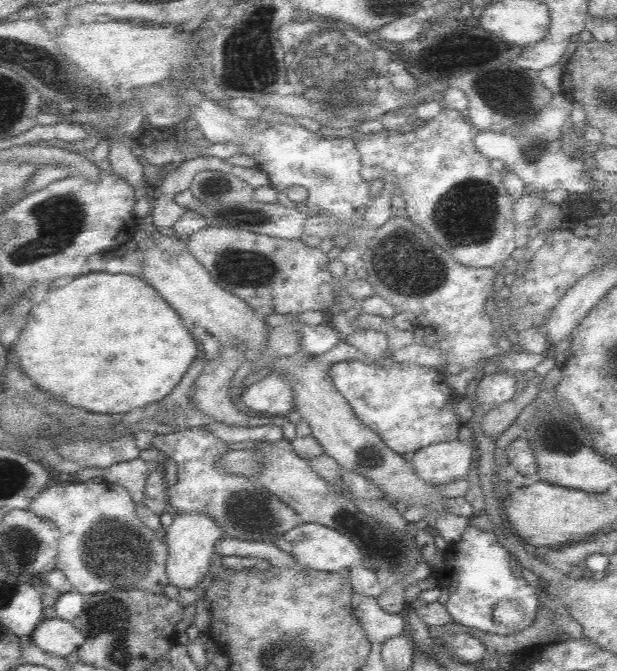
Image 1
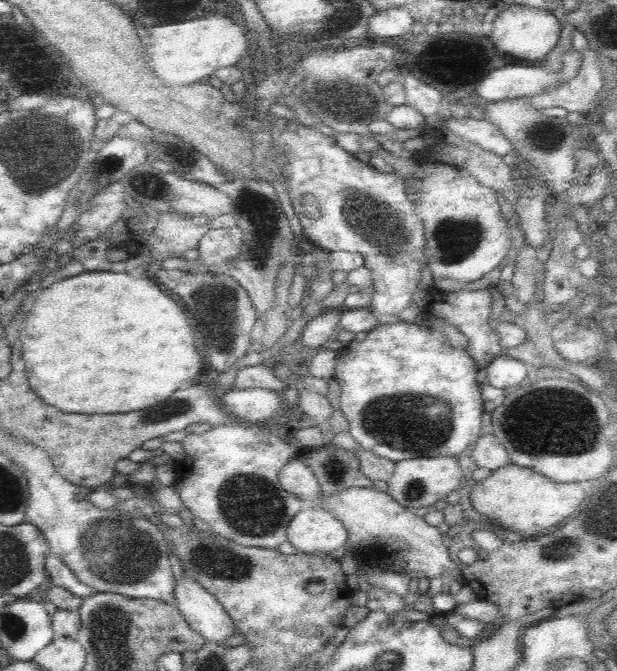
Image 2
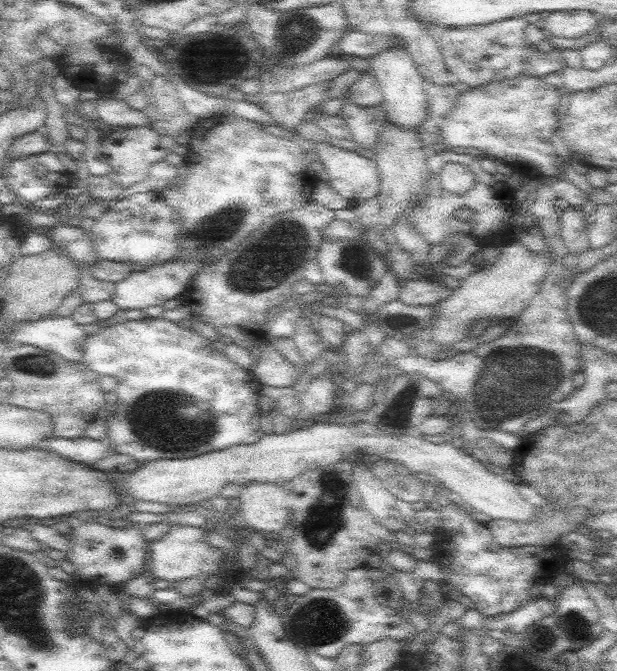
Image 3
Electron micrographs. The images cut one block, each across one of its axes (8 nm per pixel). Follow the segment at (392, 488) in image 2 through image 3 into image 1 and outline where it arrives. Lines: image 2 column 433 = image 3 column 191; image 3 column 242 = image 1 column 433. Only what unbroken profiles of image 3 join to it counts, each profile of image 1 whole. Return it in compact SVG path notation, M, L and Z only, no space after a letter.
M452 440L422 448L410 460L413 470L427 484L444 485L467 477L475 442Z

